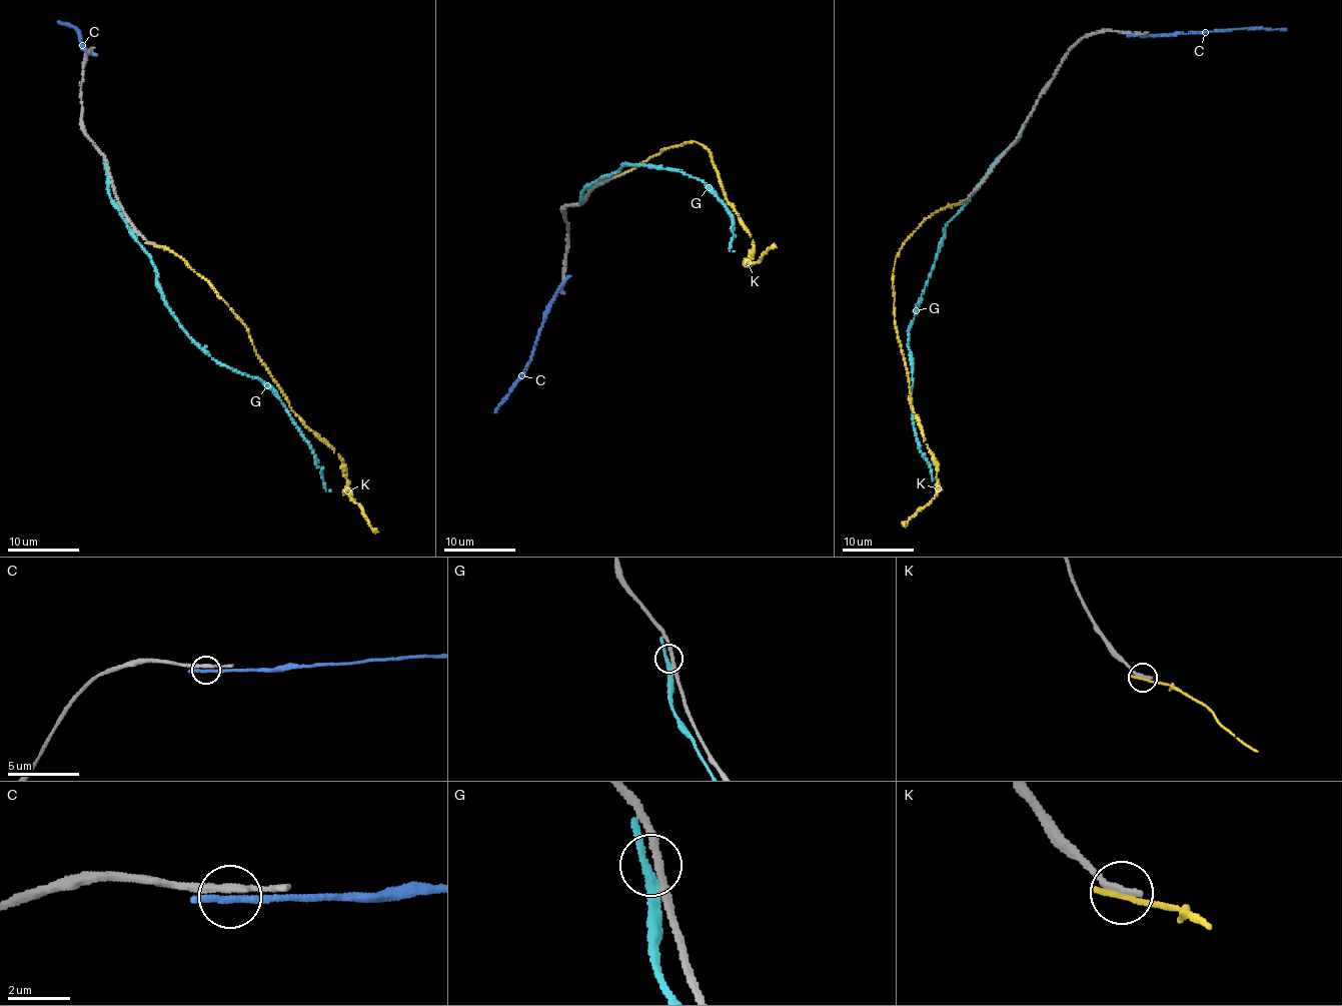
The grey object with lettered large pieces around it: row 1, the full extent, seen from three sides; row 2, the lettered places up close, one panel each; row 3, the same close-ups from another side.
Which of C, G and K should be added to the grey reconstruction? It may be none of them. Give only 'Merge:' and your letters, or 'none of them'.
Merge: none of them

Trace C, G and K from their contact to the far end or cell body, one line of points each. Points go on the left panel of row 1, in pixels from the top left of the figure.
C: (91, 53), (84, 48), (76, 26), (58, 22)
G: (107, 169), (106, 188), (144, 249), (161, 298), (211, 357), (254, 376), (281, 401), (330, 491)
K: (151, 244), (169, 247), (184, 258), (230, 308), (302, 424), (338, 454), (346, 472), (346, 491), (378, 532)

